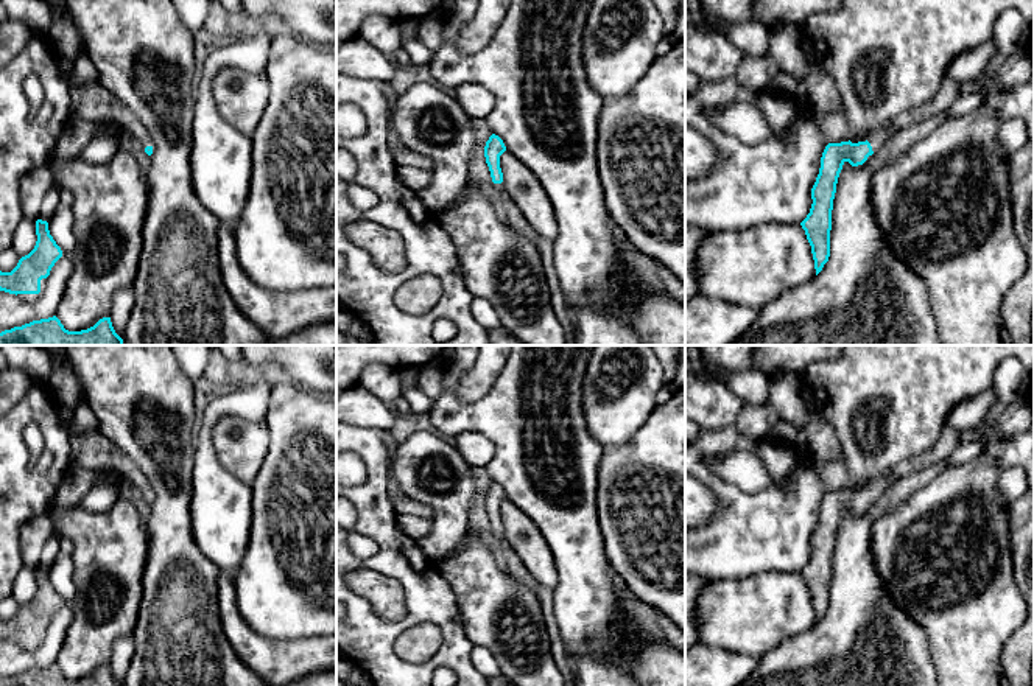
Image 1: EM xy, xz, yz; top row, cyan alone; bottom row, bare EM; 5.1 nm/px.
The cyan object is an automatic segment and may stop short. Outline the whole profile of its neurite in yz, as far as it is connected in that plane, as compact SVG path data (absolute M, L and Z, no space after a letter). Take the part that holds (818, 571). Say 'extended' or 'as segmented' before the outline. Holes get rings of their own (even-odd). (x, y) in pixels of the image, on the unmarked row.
extended | M945 426L936 445L908 460L897 464L883 476L869 482L866 490L828 492L821 506L821 516L811 537L811 557L800 571L811 594L816 624L822 619L830 605L832 558L836 541L836 532L842 513L863 513L894 479L919 473L920 470L945 460L959 446L959 431Z

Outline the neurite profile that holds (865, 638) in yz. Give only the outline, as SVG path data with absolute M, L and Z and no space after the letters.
M844 510L833 548L828 610L824 613L822 619L808 632L799 635L797 638L785 639L777 647L763 653L758 658L755 670L740 686L939 686L925 630L894 602L877 571L872 554L874 520L875 518L867 516L864 512L852 515L849 510Z

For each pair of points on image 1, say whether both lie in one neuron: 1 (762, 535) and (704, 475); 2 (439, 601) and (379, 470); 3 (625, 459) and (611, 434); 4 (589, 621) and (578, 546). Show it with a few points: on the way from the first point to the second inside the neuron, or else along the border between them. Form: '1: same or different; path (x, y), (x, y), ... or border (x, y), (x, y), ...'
1: same; path (746, 520), (720, 489)
2: same; path (407, 568), (379, 523), (379, 503)
3: different; border (643, 422), (626, 442), (608, 447), (603, 451)
4: same; path (586, 602), (583, 565)

